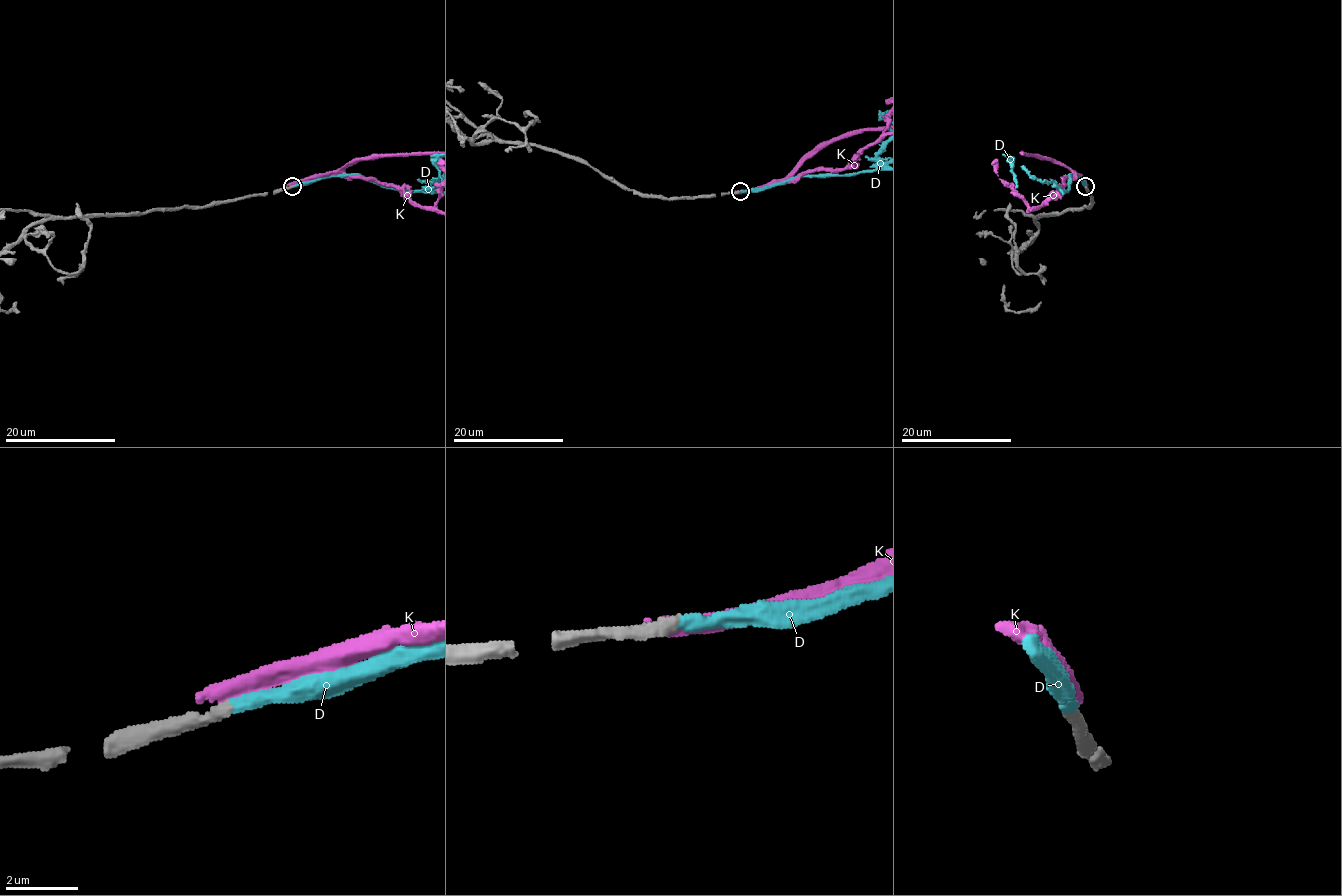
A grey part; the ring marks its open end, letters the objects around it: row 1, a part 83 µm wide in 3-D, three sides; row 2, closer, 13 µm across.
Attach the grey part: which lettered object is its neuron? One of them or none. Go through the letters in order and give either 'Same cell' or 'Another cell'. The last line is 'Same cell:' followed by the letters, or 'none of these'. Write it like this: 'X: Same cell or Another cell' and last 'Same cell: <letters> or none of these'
D: Same cell
K: Another cell
Same cell: D

